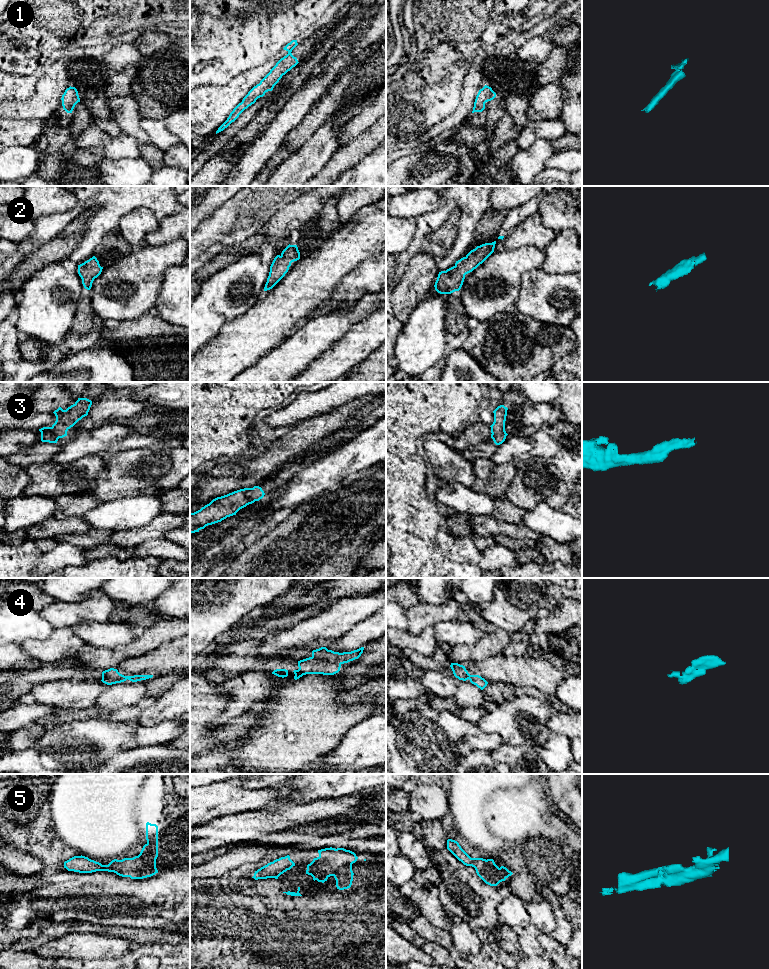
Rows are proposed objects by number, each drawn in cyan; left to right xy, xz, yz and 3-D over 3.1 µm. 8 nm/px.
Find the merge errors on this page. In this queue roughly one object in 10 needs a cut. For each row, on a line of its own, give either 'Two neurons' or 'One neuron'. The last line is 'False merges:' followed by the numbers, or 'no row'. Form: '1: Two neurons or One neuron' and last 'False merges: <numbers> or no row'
1: One neuron
2: One neuron
3: One neuron
4: One neuron
5: One neuron
False merges: no row

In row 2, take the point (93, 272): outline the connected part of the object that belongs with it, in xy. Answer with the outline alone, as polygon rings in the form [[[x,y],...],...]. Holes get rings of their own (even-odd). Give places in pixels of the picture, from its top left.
[[[95,256],[78,265],[78,274],[82,279],[82,284],[85,289],[91,289],[94,279],[101,274],[102,269],[103,267],[100,266]]]

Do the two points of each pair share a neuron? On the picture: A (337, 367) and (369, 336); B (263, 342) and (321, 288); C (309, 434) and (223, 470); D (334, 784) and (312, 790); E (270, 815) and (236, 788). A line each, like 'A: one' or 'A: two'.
A: one
B: one
C: one
D: one
E: two

